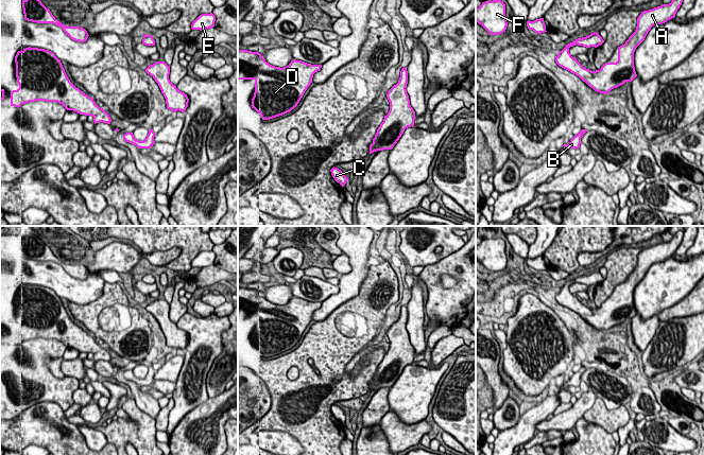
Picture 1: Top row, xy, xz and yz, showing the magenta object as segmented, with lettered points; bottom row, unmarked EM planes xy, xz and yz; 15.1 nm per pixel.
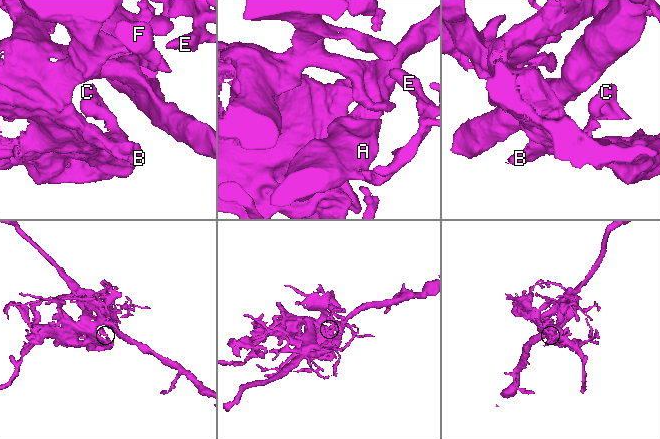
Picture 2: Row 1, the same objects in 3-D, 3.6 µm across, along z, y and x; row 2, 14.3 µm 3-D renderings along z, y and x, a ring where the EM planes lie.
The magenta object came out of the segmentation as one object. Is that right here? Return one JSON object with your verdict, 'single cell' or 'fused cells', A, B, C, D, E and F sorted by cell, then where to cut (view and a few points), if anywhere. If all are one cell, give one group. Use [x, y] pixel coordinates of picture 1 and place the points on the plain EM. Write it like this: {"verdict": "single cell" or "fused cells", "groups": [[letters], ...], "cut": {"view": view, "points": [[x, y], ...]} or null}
{"verdict": "single cell", "groups": [["A", "B", "C", "D", "E", "F"]], "cut": null}

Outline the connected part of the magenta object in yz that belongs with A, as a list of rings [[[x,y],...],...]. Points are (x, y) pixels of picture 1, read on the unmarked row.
[[[679,230],[669,242],[662,242],[649,248],[643,248],[637,256],[635,269],[629,275],[624,282],[618,284],[618,298],[616,300],[605,300],[600,308],[591,309],[584,305],[576,295],[569,291],[569,285],[576,282],[586,285],[599,284],[604,278],[597,270],[582,276],[578,276],[559,290],[555,294],[556,301],[579,314],[595,329],[607,332],[614,326],[632,319],[636,314],[634,304],[634,290],[645,278],[648,269],[653,263],[663,262],[675,255],[682,243],[684,231]]]

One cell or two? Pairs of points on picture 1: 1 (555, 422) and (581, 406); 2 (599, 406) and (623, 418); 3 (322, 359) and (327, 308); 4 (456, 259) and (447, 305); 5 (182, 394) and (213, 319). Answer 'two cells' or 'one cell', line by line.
1: one cell
2: one cell
3: two cells
4: one cell
5: one cell

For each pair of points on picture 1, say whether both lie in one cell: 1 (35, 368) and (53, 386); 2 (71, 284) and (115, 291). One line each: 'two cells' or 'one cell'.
1: one cell
2: two cells

